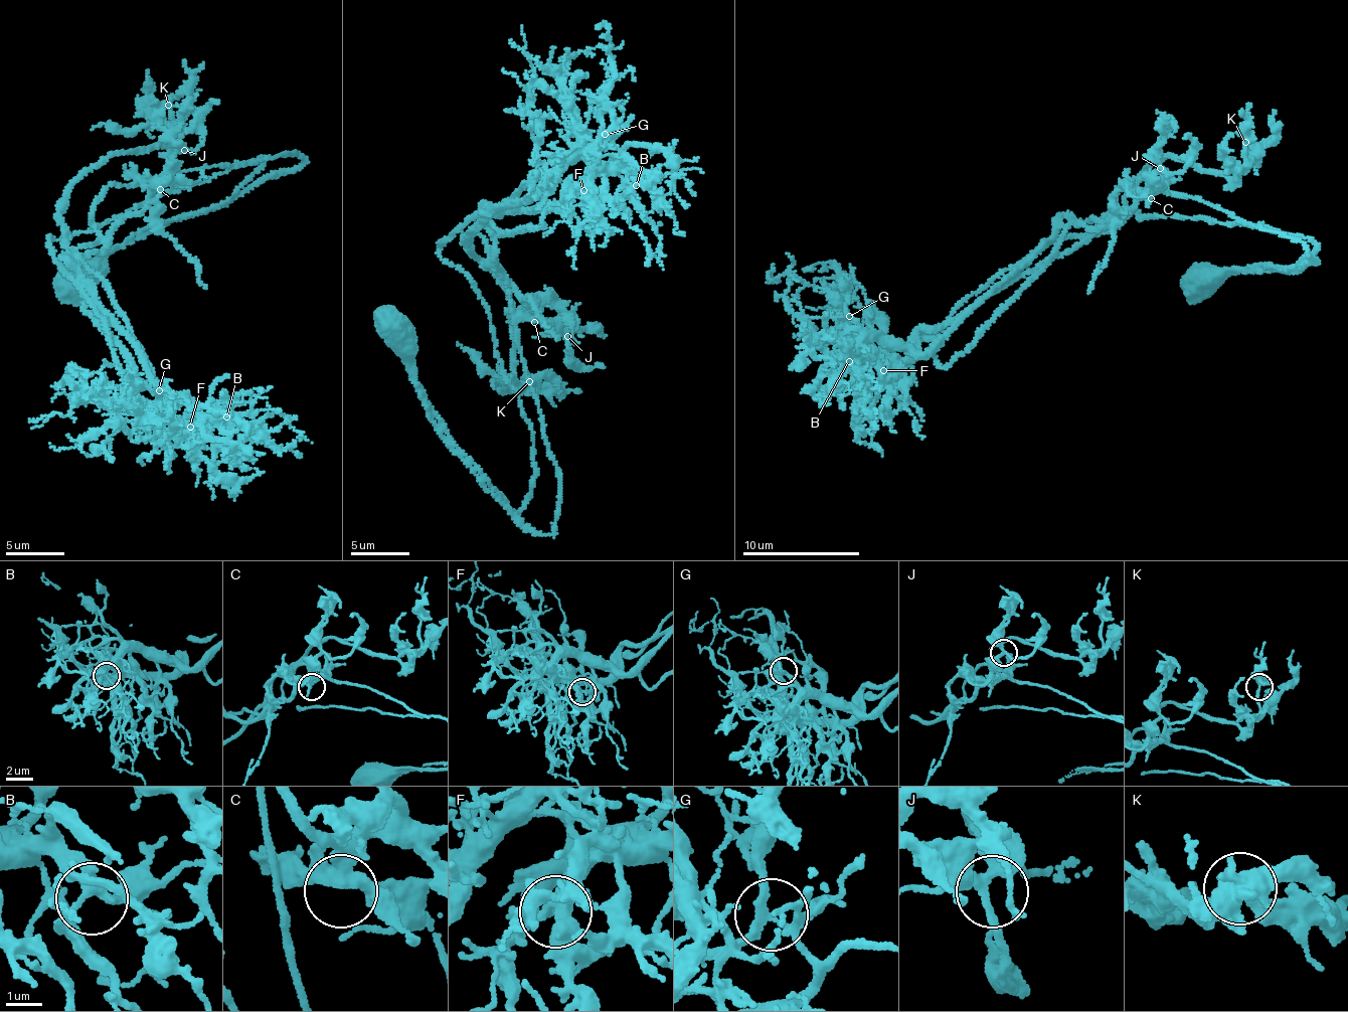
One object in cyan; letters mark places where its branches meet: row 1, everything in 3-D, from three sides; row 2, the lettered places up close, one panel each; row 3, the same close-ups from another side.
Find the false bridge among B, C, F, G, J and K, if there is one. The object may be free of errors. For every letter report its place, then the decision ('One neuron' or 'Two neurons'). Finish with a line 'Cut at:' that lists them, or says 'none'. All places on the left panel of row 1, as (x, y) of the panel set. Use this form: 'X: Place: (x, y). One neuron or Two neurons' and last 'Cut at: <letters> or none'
B: Place: (226, 416). One neuron
C: Place: (160, 189). One neuron
F: Place: (190, 427). One neuron
G: Place: (159, 390). Two neurons
J: Place: (184, 150). One neuron
K: Place: (168, 105). One neuron
Cut at: G

